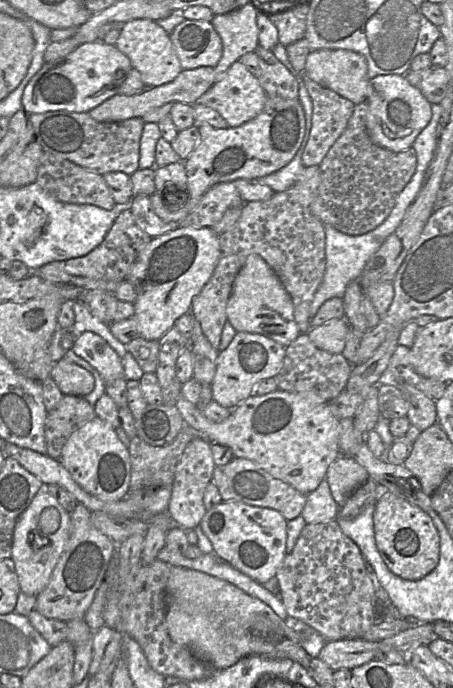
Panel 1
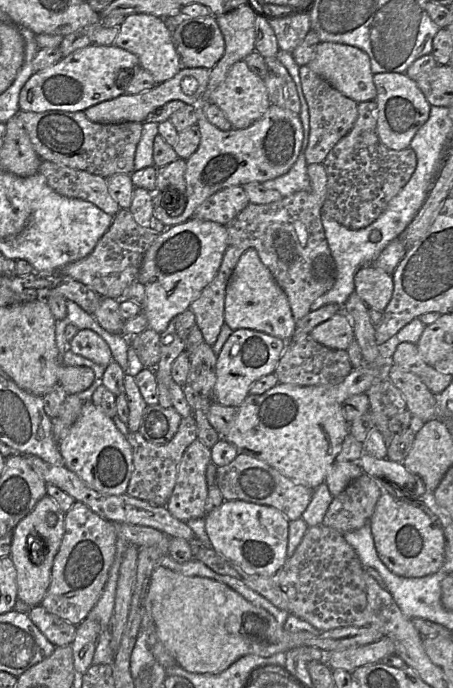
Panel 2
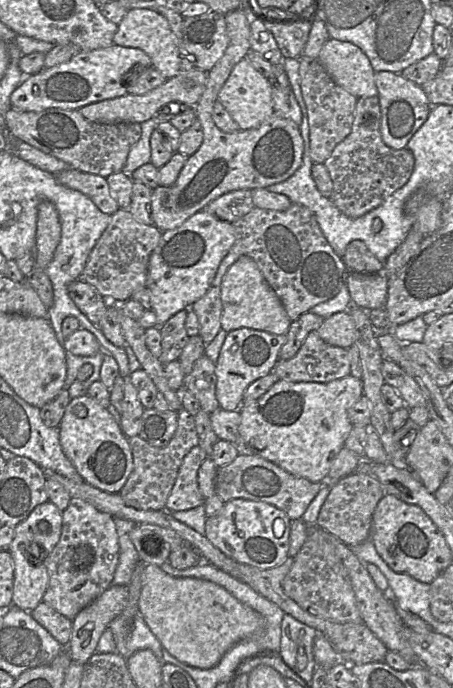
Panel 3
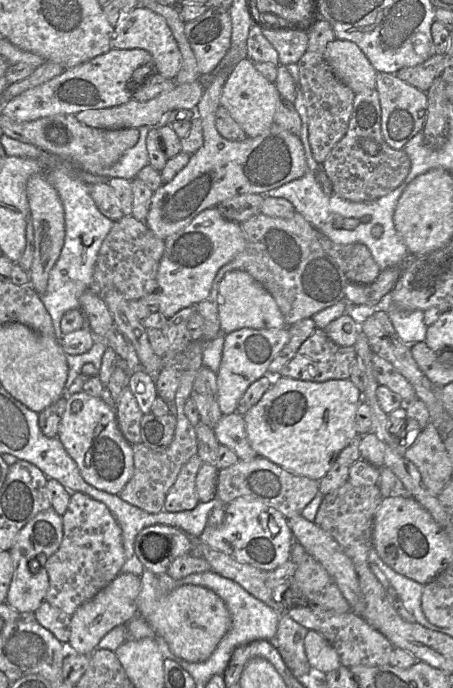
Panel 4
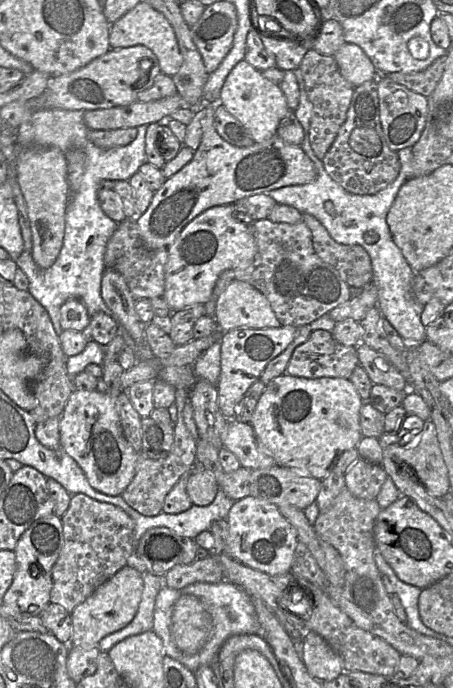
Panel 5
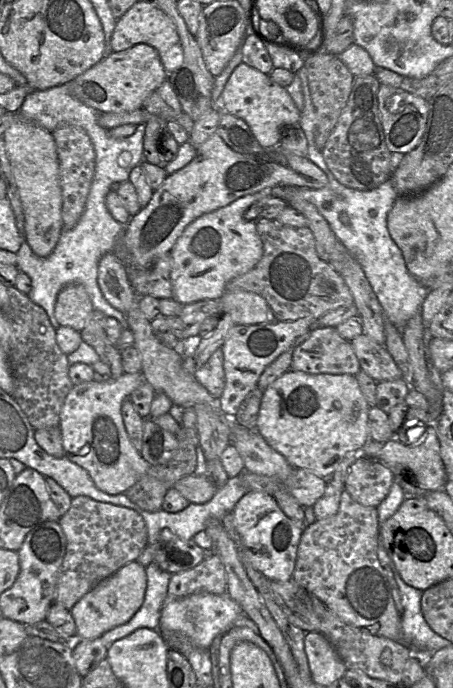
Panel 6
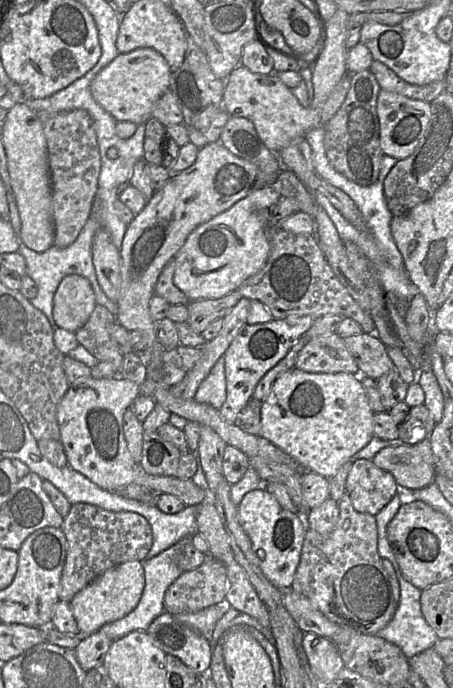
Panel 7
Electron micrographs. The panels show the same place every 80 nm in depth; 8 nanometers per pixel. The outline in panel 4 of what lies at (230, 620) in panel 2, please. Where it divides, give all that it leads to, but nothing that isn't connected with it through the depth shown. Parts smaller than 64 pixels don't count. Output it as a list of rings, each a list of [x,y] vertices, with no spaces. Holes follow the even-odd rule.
[[[145,567],[140,578],[138,615],[148,622],[157,636],[164,638],[174,655],[188,662],[208,659],[230,626],[228,610],[220,598],[211,589],[199,585],[187,584],[162,592],[158,575]]]

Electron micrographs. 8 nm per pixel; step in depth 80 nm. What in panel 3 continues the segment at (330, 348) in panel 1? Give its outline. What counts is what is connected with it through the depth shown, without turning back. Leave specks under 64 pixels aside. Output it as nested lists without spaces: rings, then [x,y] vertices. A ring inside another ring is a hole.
[[[349,311],[337,312],[325,318],[317,333],[326,343],[345,349],[349,349],[356,340],[355,323]]]

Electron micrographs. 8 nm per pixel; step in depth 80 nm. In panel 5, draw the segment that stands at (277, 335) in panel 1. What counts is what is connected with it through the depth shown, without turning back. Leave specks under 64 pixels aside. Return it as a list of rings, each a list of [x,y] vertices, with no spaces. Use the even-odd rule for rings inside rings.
[[[232,280],[216,300],[214,318],[222,332],[238,327],[281,326],[266,296],[251,284]]]

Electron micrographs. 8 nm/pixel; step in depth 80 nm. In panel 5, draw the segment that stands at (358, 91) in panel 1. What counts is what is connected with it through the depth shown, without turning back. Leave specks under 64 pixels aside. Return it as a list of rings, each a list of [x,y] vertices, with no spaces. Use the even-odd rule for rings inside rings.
[[[345,42],[333,55],[341,75],[353,87],[380,76],[365,52],[356,44]]]

